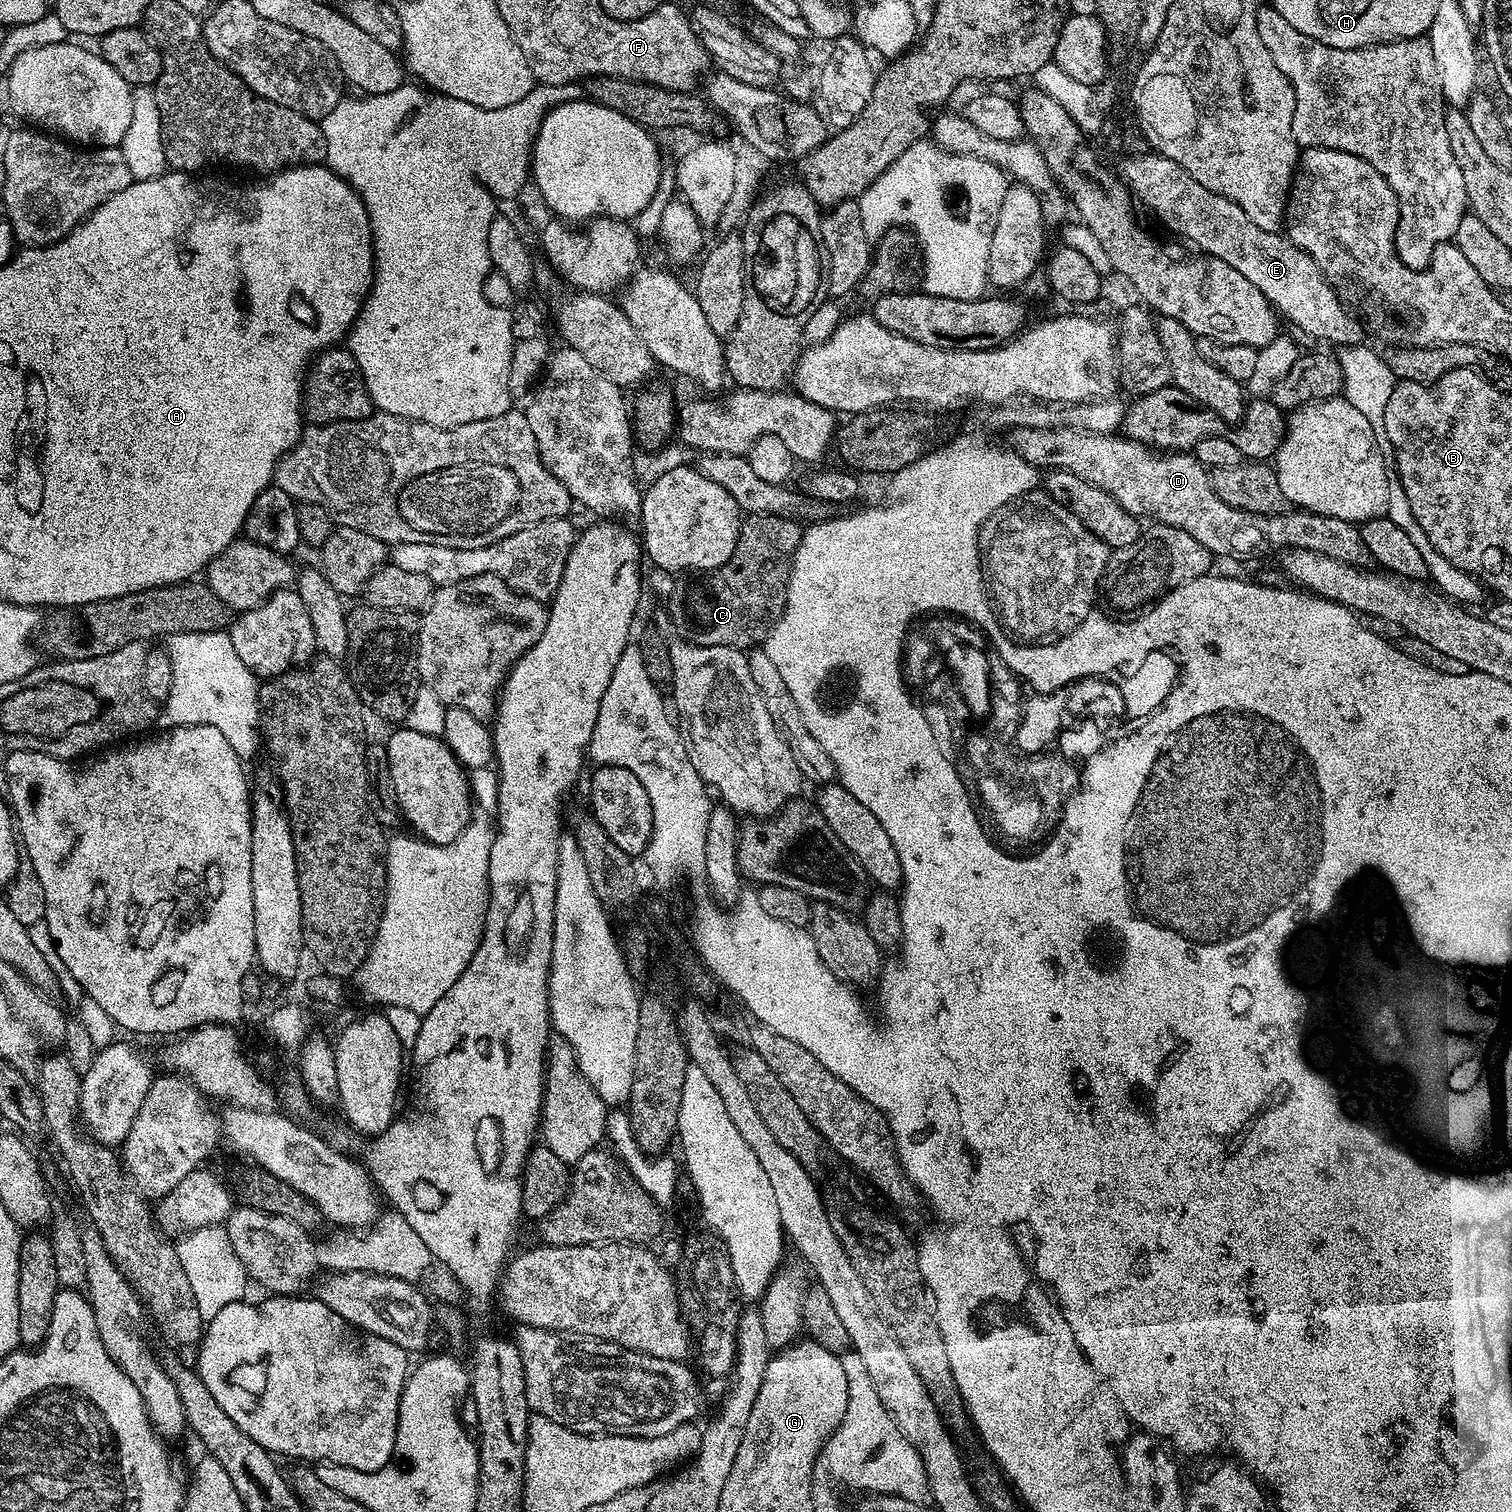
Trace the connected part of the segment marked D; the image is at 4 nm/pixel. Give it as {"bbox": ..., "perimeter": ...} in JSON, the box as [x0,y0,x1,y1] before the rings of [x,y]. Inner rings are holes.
{"bbox":[1010,426,1370,568],"perimeter":[[[1076,426],[1069,427],[1013,427],[1010,432],[1012,435],[1010,448],[1027,464],[1034,464],[1041,470],[1067,470],[1070,474],[1082,478],[1087,484],[1106,490],[1106,494],[1116,499],[1132,516],[1137,518],[1149,516],[1149,521],[1186,530],[1190,538],[1198,538],[1198,542],[1202,542],[1208,552],[1216,558],[1232,556],[1235,552],[1240,556],[1264,556],[1267,552],[1280,554],[1287,549],[1297,548],[1326,558],[1334,558],[1334,562],[1353,564],[1356,568],[1369,567],[1370,557],[1360,537],[1360,529],[1349,520],[1330,518],[1326,514],[1303,510],[1285,510],[1269,516],[1238,510],[1222,502],[1222,498],[1214,494],[1209,469],[1199,464],[1195,455],[1150,448],[1146,444],[1139,444],[1136,440],[1129,440],[1123,434],[1100,435],[1083,431]]]}

